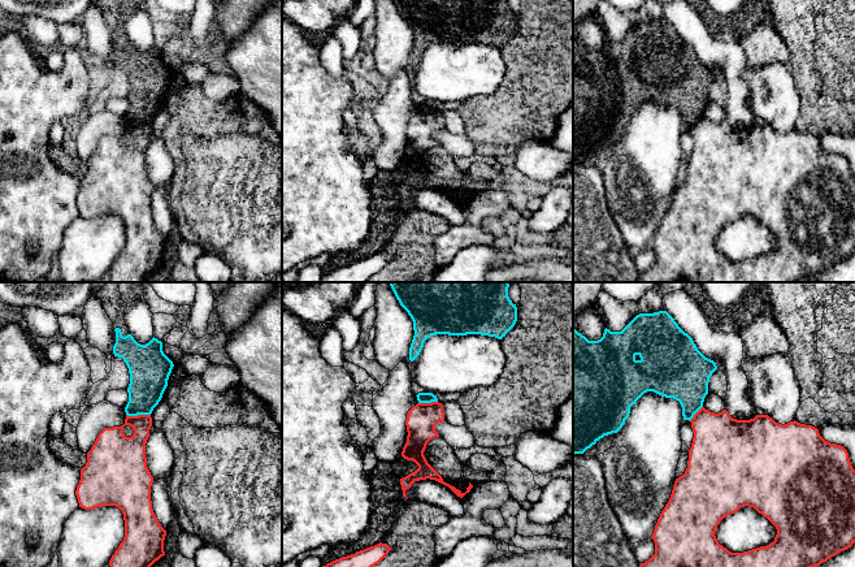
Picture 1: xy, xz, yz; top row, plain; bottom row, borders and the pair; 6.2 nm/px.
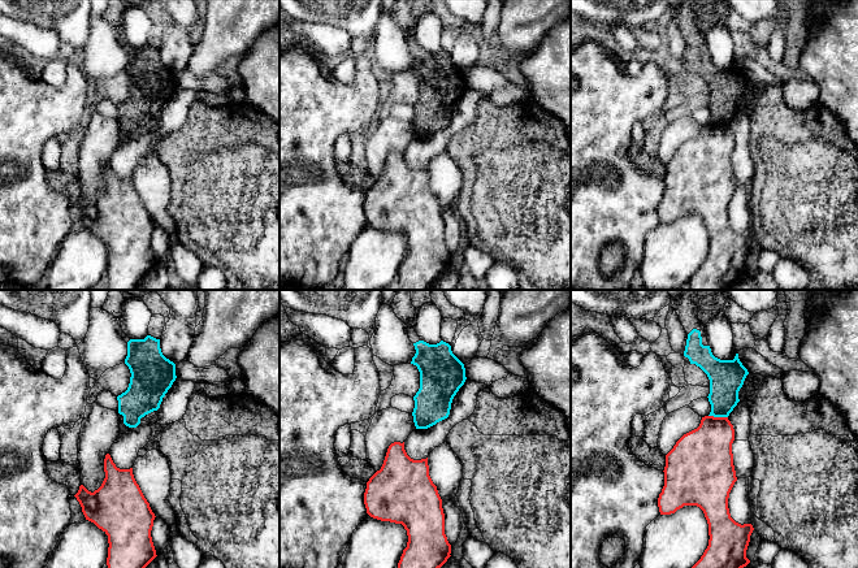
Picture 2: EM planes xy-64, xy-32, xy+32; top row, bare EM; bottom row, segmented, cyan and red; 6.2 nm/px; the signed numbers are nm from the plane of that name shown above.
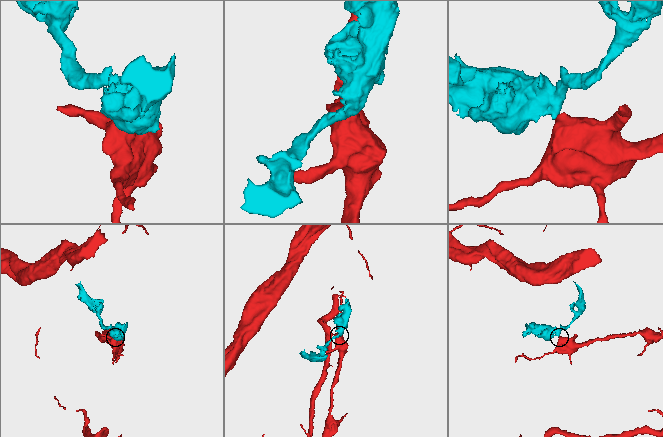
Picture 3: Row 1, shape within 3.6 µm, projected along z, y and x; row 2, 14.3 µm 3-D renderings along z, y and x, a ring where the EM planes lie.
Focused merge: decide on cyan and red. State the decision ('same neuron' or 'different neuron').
different neuron

